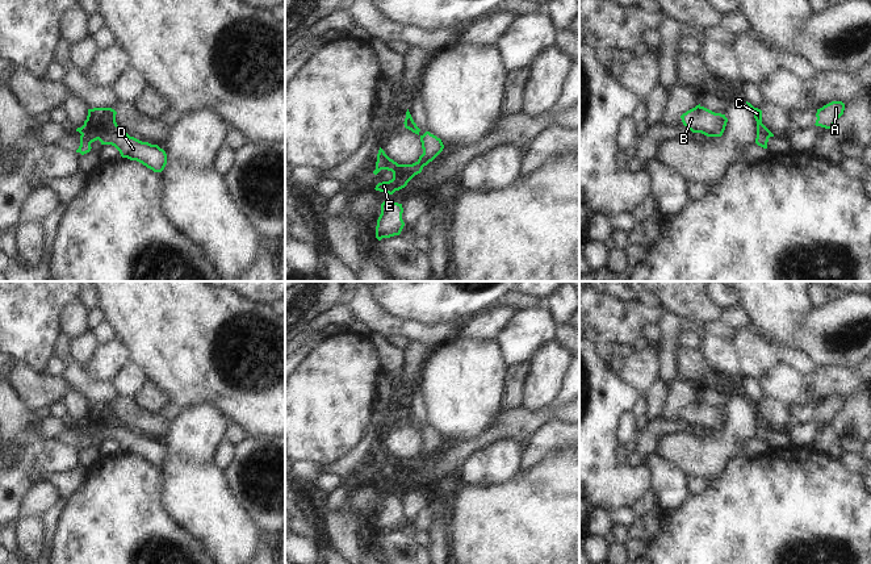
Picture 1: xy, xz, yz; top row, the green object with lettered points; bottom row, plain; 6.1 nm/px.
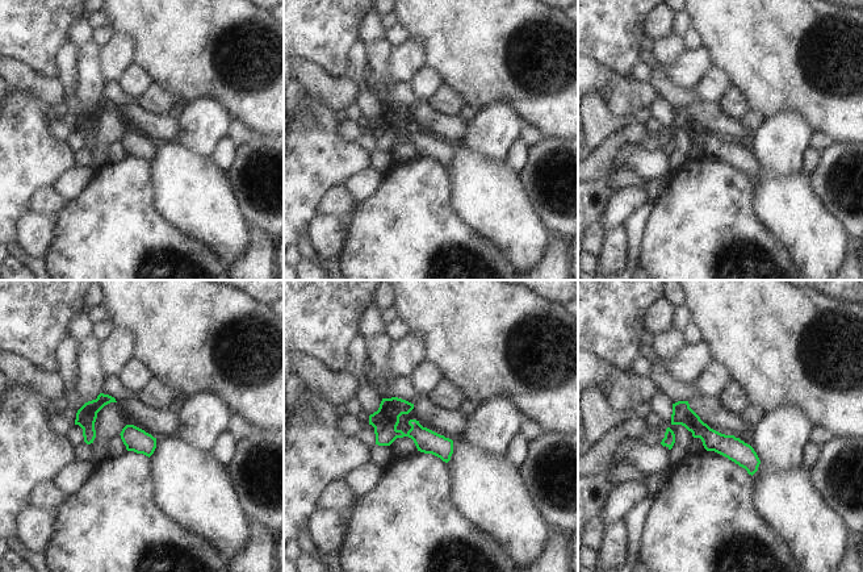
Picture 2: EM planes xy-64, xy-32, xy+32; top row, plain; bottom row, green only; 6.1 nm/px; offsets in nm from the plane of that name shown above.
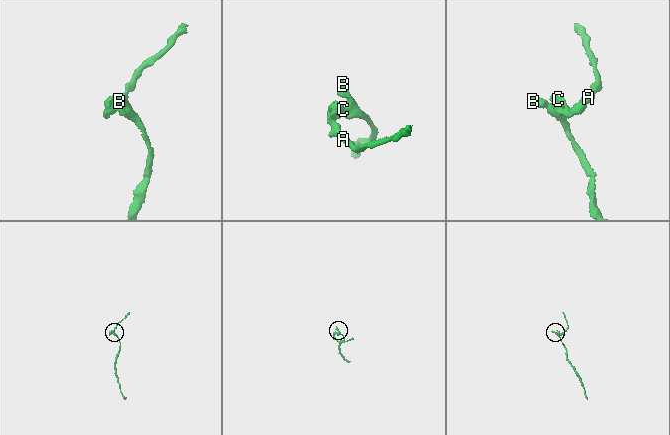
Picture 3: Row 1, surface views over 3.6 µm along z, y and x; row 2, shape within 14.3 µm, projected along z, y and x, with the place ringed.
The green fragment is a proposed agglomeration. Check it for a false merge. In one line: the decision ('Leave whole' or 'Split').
Leave whole

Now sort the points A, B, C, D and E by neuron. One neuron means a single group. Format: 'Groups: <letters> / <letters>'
Groups: A B C D E

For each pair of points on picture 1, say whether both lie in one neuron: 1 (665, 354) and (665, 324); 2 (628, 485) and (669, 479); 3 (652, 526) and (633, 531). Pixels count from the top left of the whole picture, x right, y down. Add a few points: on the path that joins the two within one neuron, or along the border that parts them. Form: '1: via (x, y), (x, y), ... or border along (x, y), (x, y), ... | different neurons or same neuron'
1: via (668, 346), (668, 331) | same neuron
2: border along (647, 464), (650, 472), (652, 488) | different neurons
3: via (648, 527), (637, 531) | same neuron

